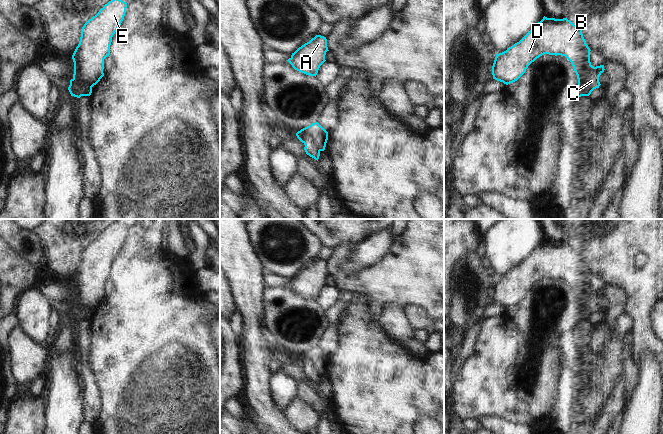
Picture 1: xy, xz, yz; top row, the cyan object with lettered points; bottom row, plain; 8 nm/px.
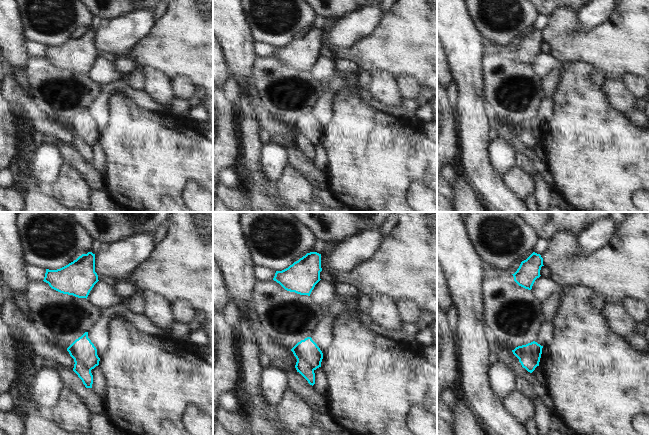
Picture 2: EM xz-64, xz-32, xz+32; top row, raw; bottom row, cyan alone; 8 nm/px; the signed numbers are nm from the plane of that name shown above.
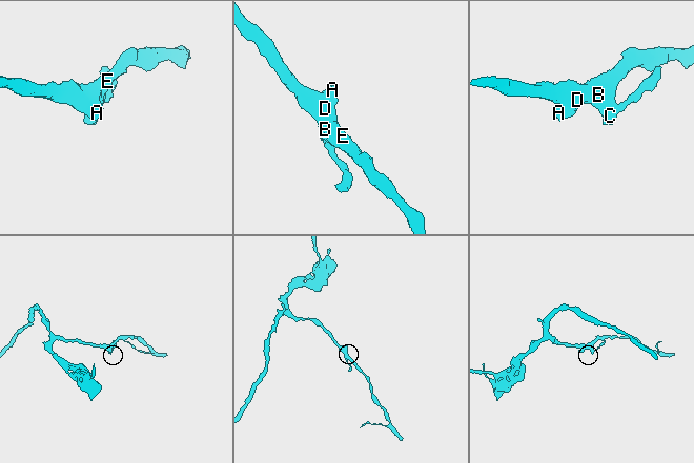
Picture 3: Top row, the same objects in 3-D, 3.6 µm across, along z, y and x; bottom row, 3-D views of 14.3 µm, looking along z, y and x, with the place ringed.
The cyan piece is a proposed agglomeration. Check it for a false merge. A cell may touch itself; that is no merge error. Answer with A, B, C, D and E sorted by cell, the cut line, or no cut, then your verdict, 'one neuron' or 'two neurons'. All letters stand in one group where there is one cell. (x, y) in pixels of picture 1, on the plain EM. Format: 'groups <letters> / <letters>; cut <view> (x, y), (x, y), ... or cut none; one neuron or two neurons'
groups A B D E / C; cut xz (304, 352), (308, 365), (319, 375); two neurons

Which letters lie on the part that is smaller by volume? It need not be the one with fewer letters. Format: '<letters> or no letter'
C

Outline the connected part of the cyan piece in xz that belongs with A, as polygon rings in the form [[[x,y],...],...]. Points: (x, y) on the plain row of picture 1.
[[[316,259],[292,277],[287,285],[295,294],[316,301],[320,290],[326,285],[327,275],[329,274],[326,261]]]

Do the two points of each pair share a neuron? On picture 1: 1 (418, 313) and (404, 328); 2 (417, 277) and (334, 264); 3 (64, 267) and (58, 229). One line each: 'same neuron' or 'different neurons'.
1: different neurons
2: same neuron
3: same neuron

